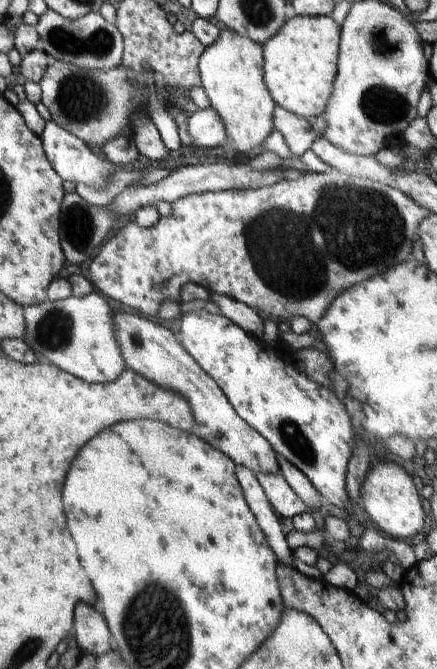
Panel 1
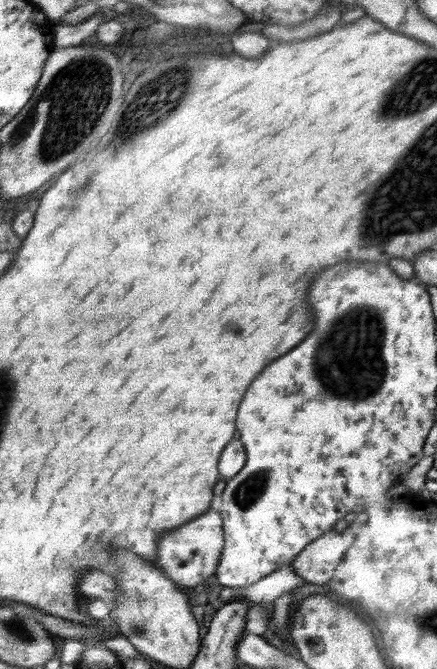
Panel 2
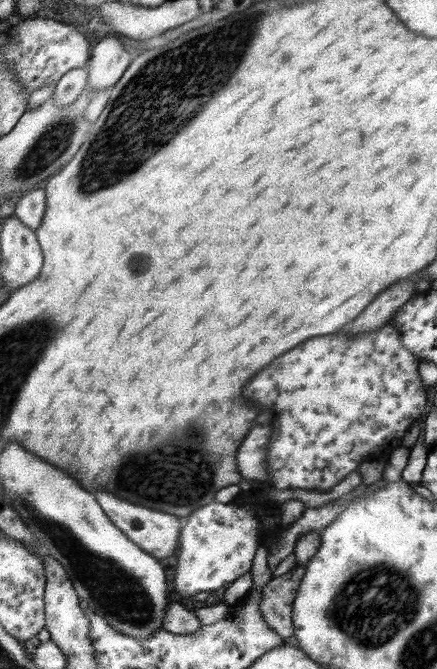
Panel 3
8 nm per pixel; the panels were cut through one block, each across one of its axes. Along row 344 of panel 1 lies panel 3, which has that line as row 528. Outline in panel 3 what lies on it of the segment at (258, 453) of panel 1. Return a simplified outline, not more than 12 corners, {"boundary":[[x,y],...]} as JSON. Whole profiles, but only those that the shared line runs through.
{"boundary":[[93,490],[106,516],[157,560],[178,548],[179,517]]}

